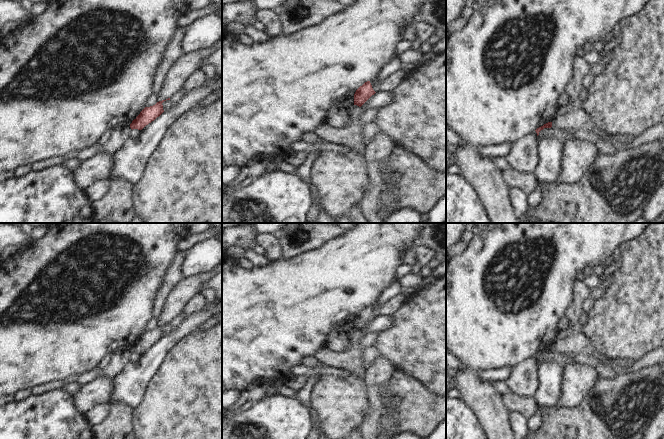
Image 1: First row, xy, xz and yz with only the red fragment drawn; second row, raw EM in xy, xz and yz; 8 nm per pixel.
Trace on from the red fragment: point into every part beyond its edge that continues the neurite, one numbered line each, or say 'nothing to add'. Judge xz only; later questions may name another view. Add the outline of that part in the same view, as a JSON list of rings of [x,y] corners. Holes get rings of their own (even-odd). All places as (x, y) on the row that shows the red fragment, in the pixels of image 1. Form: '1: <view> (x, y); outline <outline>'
nothing to add

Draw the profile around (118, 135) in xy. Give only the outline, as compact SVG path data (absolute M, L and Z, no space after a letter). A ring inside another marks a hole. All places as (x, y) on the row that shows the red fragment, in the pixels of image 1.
M121 125L116 127L112 129L110 136L103 144L95 142L94 144L79 150L77 152L77 158L80 161L84 161L102 150L105 152L114 153L131 135L132 129L130 128L130 125Z

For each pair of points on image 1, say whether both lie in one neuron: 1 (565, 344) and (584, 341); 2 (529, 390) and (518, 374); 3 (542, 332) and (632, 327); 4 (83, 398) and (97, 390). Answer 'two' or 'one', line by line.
1: one
2: one
3: two
4: one

